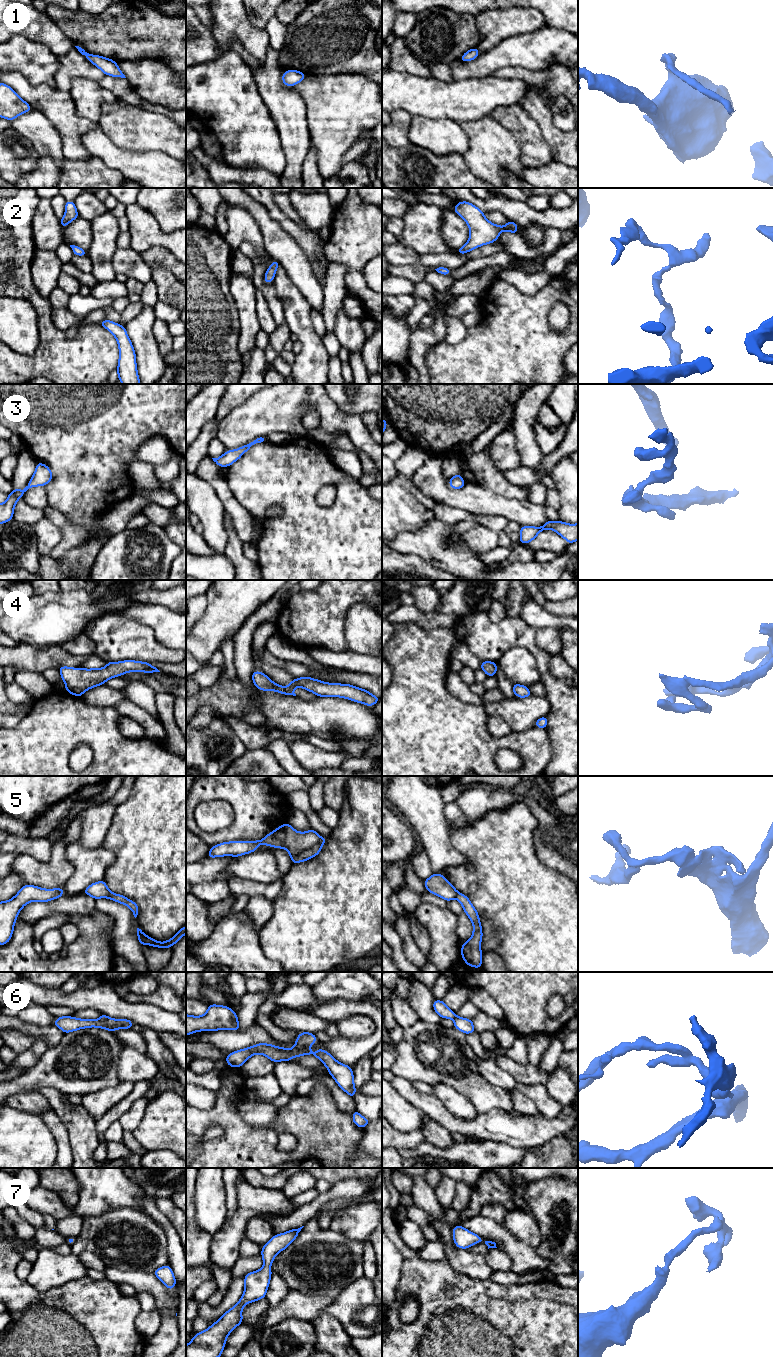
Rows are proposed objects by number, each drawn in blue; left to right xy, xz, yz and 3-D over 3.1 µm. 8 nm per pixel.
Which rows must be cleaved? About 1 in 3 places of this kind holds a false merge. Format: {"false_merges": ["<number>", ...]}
{"false_merges": ["5", "6"]}

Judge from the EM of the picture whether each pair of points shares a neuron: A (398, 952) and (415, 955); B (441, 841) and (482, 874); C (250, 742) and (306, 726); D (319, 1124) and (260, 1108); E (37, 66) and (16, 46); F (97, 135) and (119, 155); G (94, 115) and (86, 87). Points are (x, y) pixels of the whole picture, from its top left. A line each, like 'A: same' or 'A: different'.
A: different
B: different
C: different
D: different
E: same
F: same
G: same

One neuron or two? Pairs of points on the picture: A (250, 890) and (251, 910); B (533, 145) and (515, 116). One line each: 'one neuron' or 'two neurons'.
A: two neurons
B: one neuron

